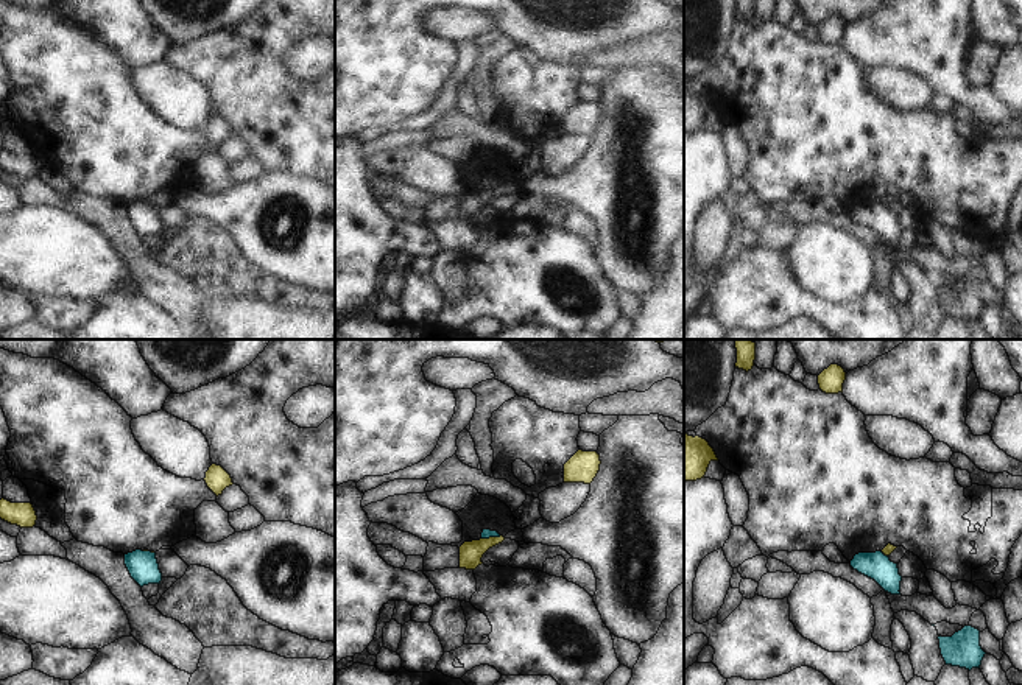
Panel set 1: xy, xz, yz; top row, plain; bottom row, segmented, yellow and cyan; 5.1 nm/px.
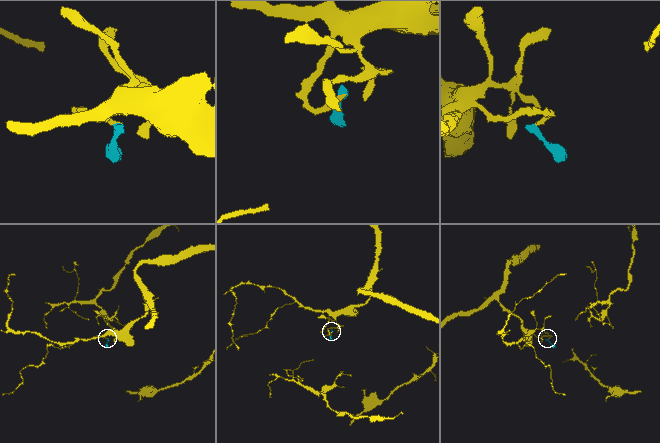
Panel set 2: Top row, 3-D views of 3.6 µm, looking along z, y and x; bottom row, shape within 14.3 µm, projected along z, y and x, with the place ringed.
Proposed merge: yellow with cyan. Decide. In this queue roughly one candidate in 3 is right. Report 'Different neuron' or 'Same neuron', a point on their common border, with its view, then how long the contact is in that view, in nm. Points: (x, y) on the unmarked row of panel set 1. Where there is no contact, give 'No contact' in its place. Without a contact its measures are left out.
Different neuron. Touches yellow at xz (491, 189). Shared border 110 nm.

